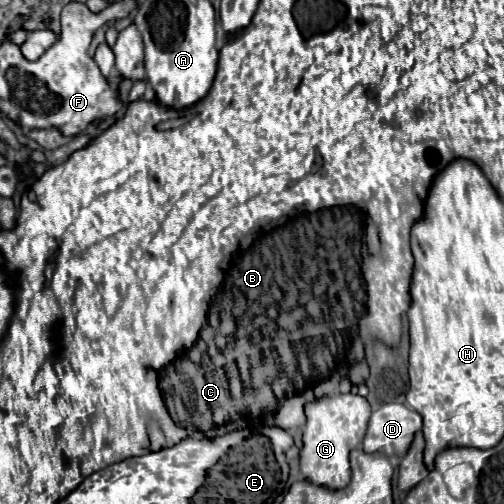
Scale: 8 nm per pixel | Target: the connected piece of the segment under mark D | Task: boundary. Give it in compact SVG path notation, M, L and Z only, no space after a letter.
M384 404L370 416L364 438L364 452L384 452L386 456L402 458L414 434L422 428L422 416L404 404Z

